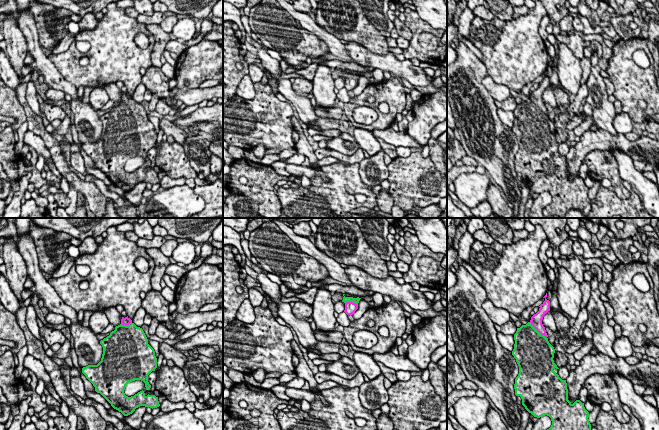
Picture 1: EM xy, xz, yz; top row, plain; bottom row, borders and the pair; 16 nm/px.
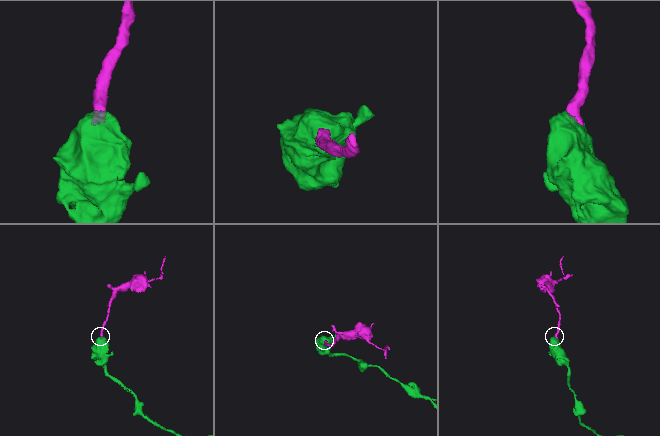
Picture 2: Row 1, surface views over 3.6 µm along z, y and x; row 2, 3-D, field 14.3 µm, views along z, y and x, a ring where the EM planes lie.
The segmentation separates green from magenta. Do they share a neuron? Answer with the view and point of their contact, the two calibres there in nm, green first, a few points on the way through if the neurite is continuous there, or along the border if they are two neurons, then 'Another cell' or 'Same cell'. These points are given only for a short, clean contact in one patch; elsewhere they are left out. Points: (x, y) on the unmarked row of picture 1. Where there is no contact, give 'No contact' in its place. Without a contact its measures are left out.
Touches green at yz (537, 107). Thickness 480 nm (green) against 190 nm. Path across: yz (529, 120), (537, 107), (536, 96). Same cell

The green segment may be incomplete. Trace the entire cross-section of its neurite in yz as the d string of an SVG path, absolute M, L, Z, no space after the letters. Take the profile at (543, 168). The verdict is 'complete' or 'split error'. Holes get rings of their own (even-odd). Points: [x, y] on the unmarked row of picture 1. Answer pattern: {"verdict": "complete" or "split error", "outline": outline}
{"verdict": "split error", "outline": "M547 69L543 73L545 77L539 82L539 87L531 93L531 96L526 101L517 104L517 107L514 110L515 120L512 131L519 142L519 150L516 153L514 160L515 171L521 173L522 181L534 193L540 194L547 191L551 194L551 203L543 209L545 217L551 218L552 216L558 216L559 218L563 218L569 210L577 209L580 210L586 218L591 211L591 200L588 195L589 188L585 185L584 179L580 176L576 176L573 180L568 176L566 156L562 156L553 146L554 144L559 145L553 136L555 125L549 119L547 114L548 111L542 100L543 92L550 87L550 77L547 76L546 73Z"}

